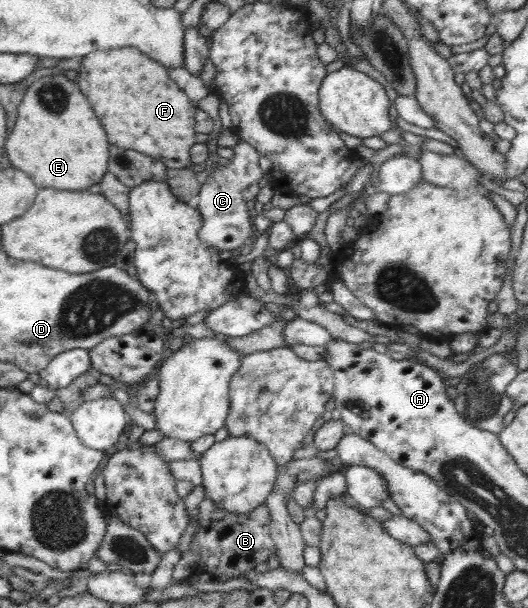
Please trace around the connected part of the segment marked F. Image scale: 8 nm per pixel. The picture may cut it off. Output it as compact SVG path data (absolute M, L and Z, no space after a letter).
M135 47L99 49L82 58L78 75L76 82L79 90L86 97L90 91L90 105L100 119L104 131L108 133L108 141L112 145L145 153L159 159L170 169L182 169L190 165L190 150L196 143L194 124L197 106L178 89L165 66Z

